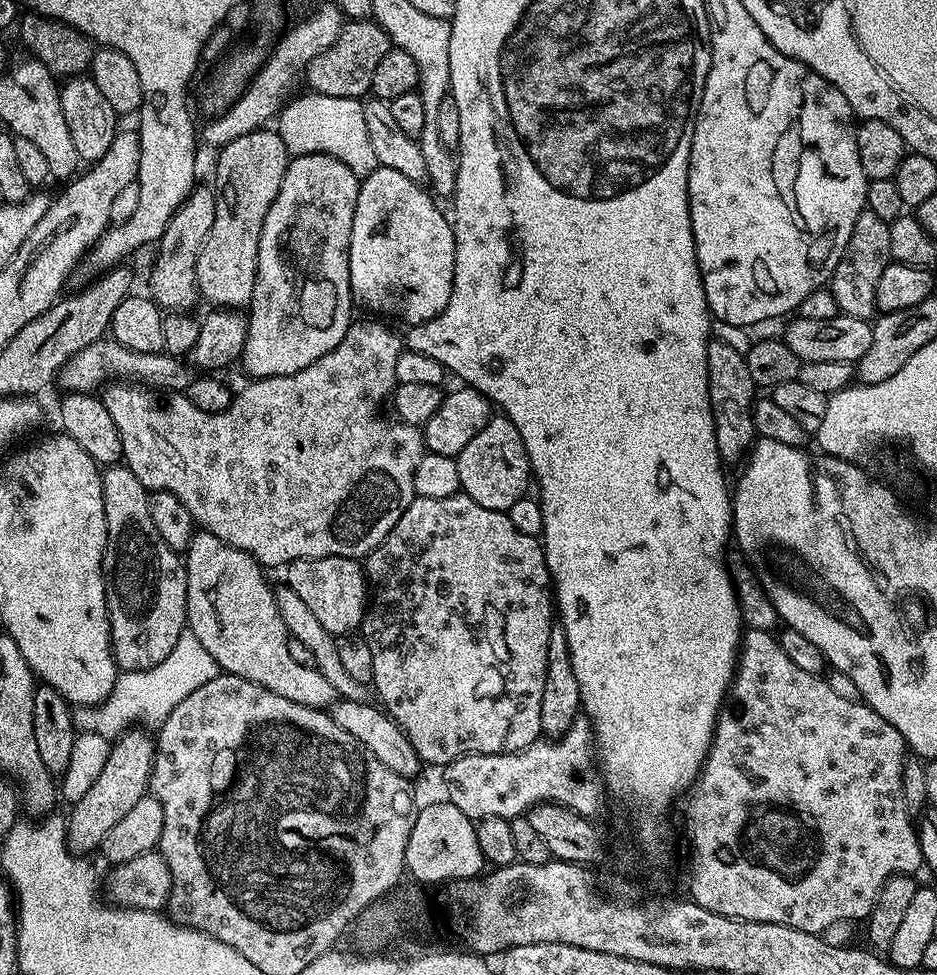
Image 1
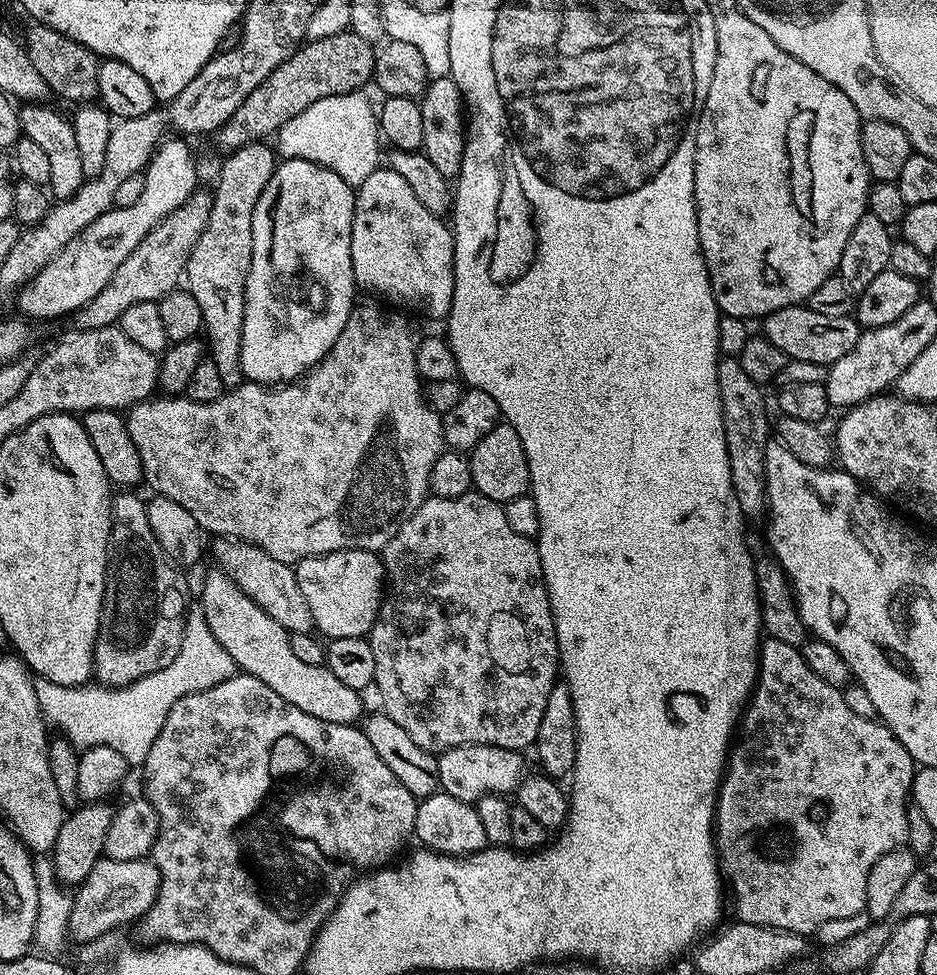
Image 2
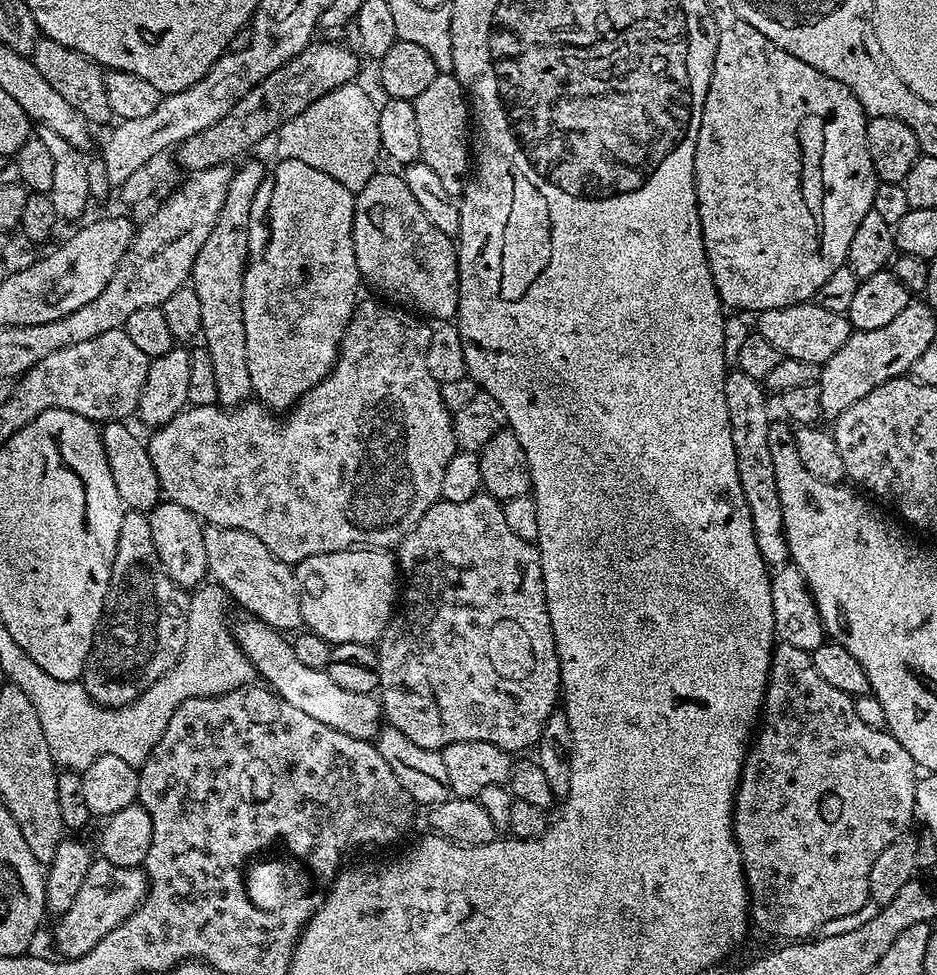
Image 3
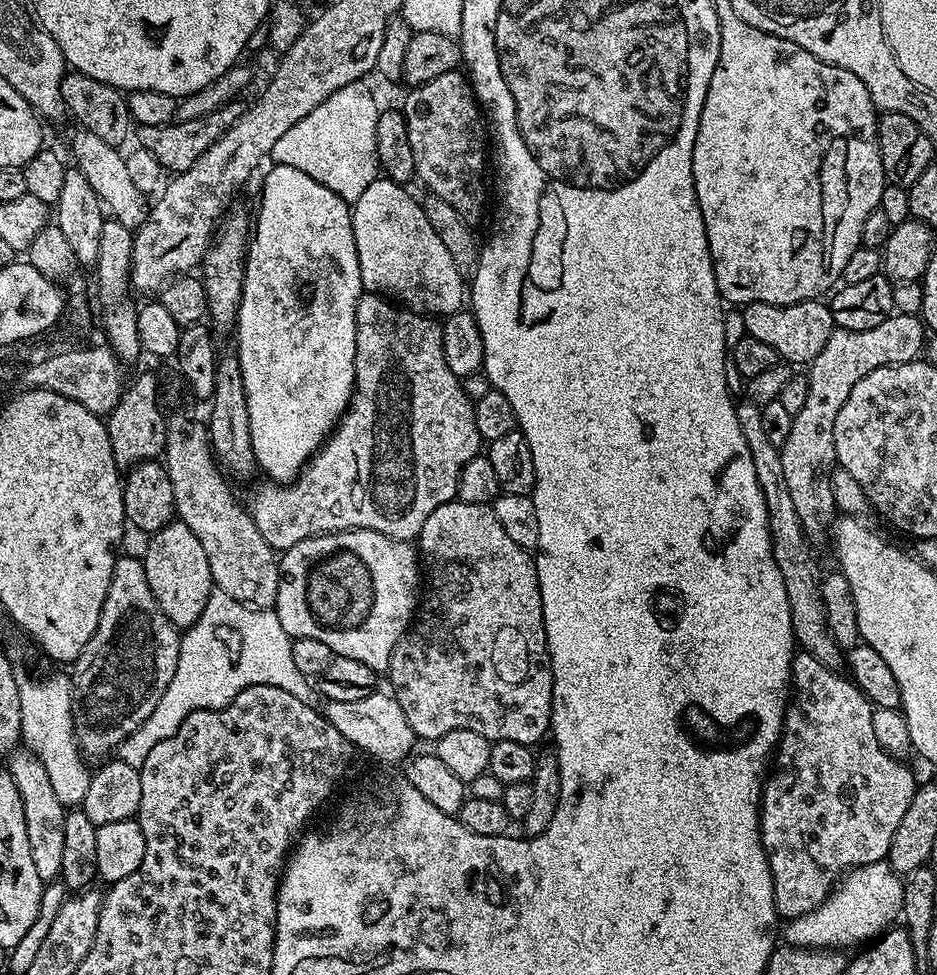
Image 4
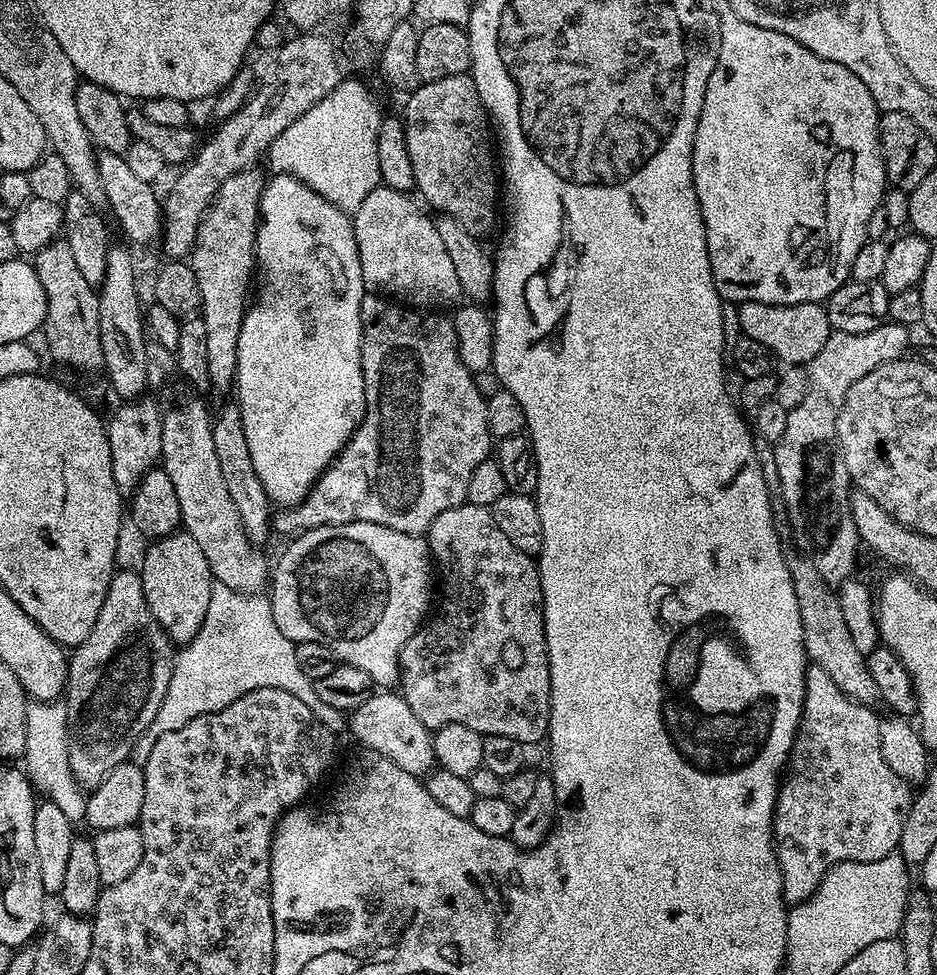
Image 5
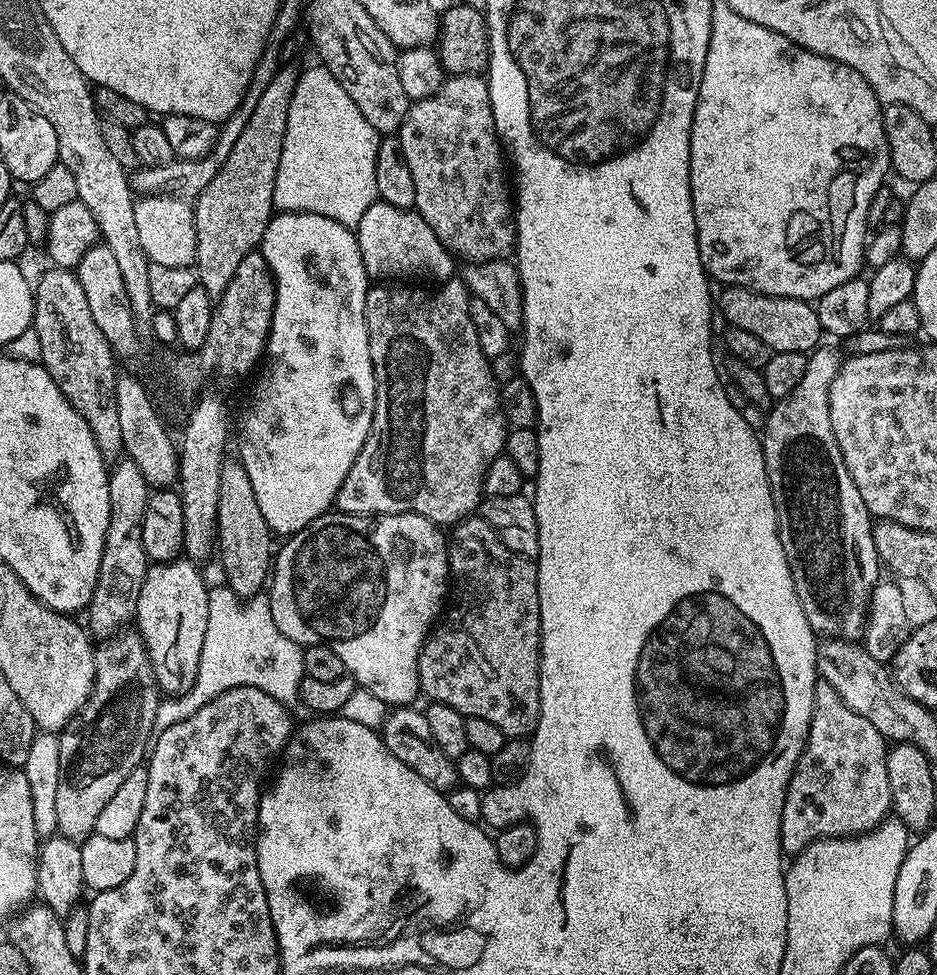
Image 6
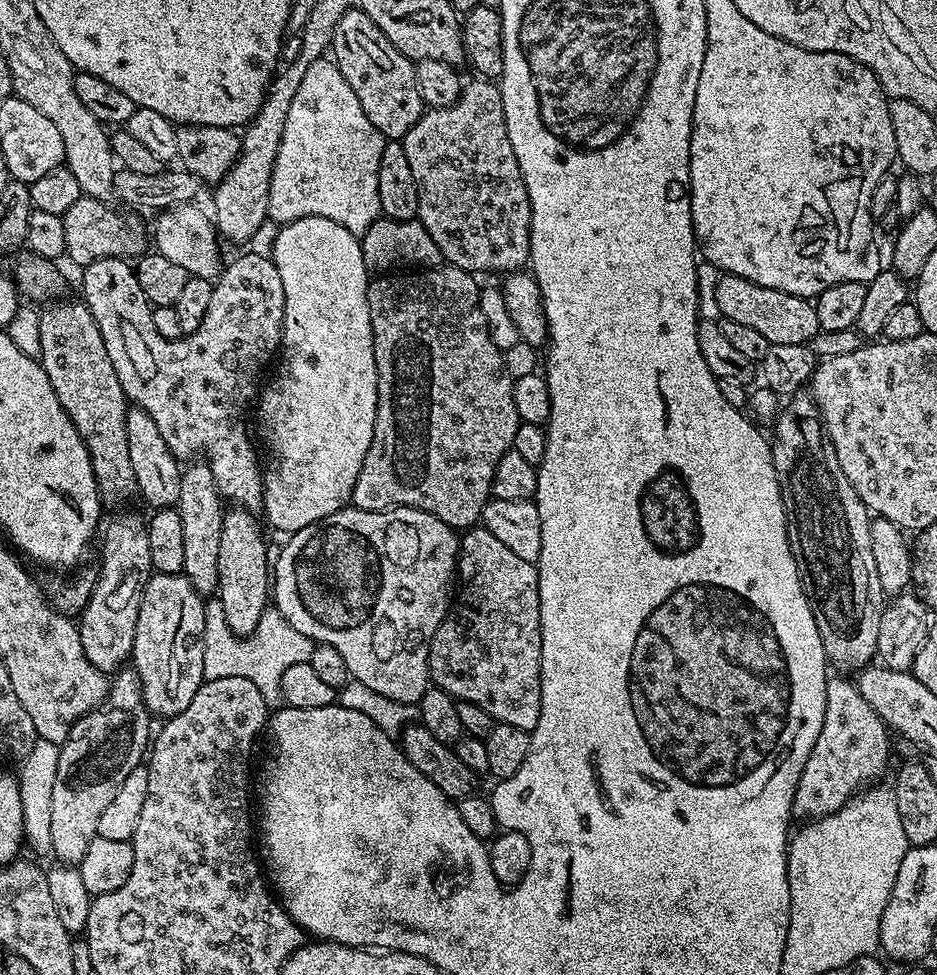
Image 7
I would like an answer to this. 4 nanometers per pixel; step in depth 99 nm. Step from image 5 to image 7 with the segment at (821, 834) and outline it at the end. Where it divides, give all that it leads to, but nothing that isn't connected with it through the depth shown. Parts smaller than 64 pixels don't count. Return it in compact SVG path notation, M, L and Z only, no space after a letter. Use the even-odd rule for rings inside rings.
M836 674L826 686L826 714L818 742L802 766L798 790L794 790L792 815L800 822L820 820L834 814L851 796L869 787L884 772L888 764L888 736L890 729L878 713L862 698L859 687L851 679Z

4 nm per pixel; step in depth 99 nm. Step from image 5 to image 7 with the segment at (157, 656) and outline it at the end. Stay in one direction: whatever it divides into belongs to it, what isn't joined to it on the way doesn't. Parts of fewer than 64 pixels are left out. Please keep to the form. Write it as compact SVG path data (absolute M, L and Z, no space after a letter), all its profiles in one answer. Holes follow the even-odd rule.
M120 670L111 677L108 693L97 708L91 708L84 716L79 716L72 723L71 730L58 754L58 774L54 777L54 794L50 801L50 842L51 855L57 856L64 866L78 866L90 842L98 830L98 818L102 818L102 810L118 794L122 782L126 782L130 770L141 767L150 748L150 732L148 736L148 720L150 713L144 705L144 695L140 689L140 679L134 670Z

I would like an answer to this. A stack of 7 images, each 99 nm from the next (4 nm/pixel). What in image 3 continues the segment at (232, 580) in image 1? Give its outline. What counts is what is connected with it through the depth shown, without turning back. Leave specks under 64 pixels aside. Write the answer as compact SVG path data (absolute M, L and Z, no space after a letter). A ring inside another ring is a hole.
M259 622L253 625L253 628L246 629L241 636L239 633L238 642L247 653L259 679L273 692L286 698L290 706L298 706L298 710L310 714L310 718L317 722L326 722L326 726L350 734L350 738L372 740L381 731L382 705L375 695L353 694L351 690L342 690L340 686L330 682L327 671L310 670L310 666L302 666L302 662L294 658L291 643L287 639L283 640L279 631Z

